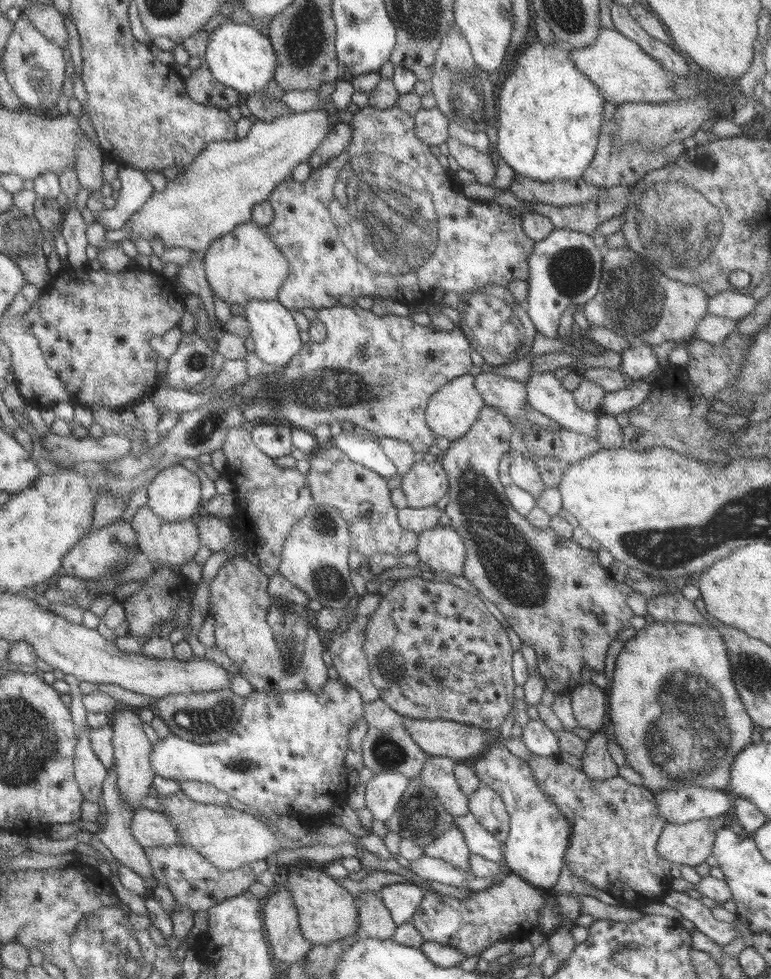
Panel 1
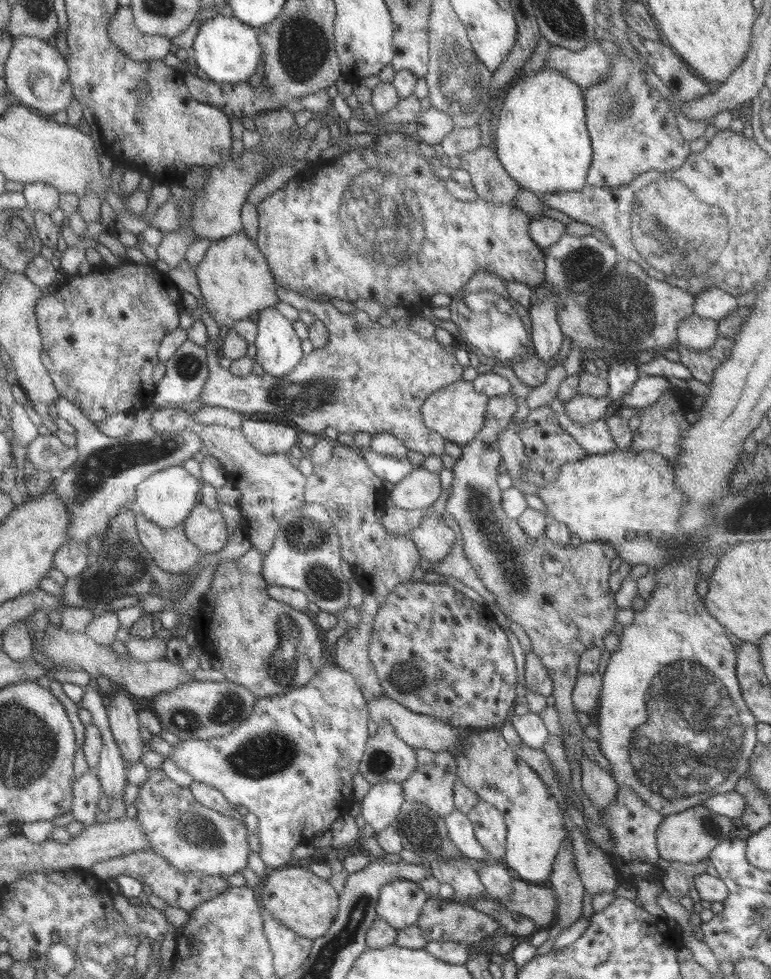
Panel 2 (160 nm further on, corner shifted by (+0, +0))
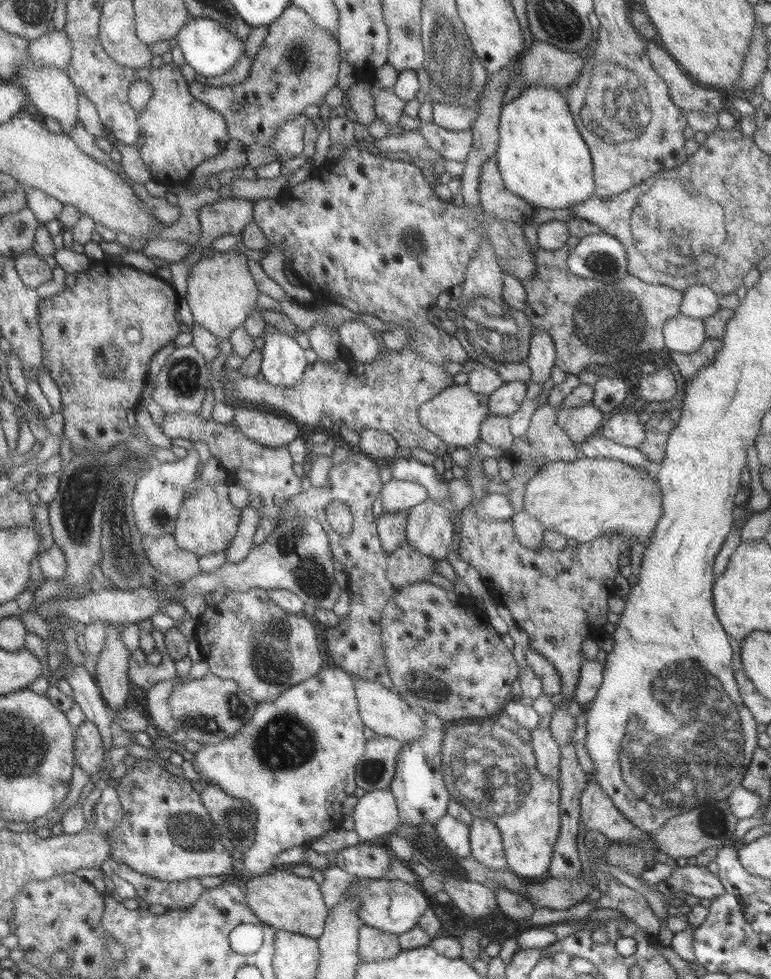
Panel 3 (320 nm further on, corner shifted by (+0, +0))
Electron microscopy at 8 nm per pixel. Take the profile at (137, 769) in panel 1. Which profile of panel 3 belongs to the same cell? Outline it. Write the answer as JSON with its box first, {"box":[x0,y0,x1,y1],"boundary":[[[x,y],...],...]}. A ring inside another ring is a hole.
{"box":[96,626,131,712],"boundary":[[[107,626],[104,650],[96,657],[96,682],[110,711],[124,712],[130,694],[128,674],[131,652],[118,636],[119,626]]]}

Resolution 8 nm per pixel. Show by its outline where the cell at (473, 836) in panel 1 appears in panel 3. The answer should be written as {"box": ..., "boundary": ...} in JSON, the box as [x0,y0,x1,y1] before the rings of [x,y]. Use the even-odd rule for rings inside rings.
{"box":[435,813,471,861],"boundary":[[[446,813],[435,826],[436,834],[450,851],[464,861],[471,860],[471,844],[469,841],[469,827]]]}

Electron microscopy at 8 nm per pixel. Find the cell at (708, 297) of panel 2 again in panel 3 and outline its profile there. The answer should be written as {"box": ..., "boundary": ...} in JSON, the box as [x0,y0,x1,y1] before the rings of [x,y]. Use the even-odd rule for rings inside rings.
{"box":[680,285,721,318],"boundary":[[[690,285],[683,292],[680,313],[692,318],[706,318],[721,308],[718,299],[719,295],[711,288]]]}

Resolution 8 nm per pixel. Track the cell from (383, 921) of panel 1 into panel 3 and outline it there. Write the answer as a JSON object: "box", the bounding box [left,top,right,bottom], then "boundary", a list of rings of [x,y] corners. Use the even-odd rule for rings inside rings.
{"box":[358,925,401,963],"boundary":[[[366,925],[359,928],[358,940],[360,963],[394,958],[401,950],[397,934],[382,932]]]}

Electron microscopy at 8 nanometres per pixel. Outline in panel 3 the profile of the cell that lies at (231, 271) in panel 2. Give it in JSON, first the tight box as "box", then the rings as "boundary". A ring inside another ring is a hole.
{"box":[184,248,258,340],"boundary":[[[234,248],[233,251],[202,257],[196,262],[187,278],[184,297],[189,304],[193,324],[204,326],[218,340],[226,340],[231,338],[235,328],[243,326],[252,311],[257,310],[258,291],[247,265],[247,256],[239,252],[238,248]]]}

